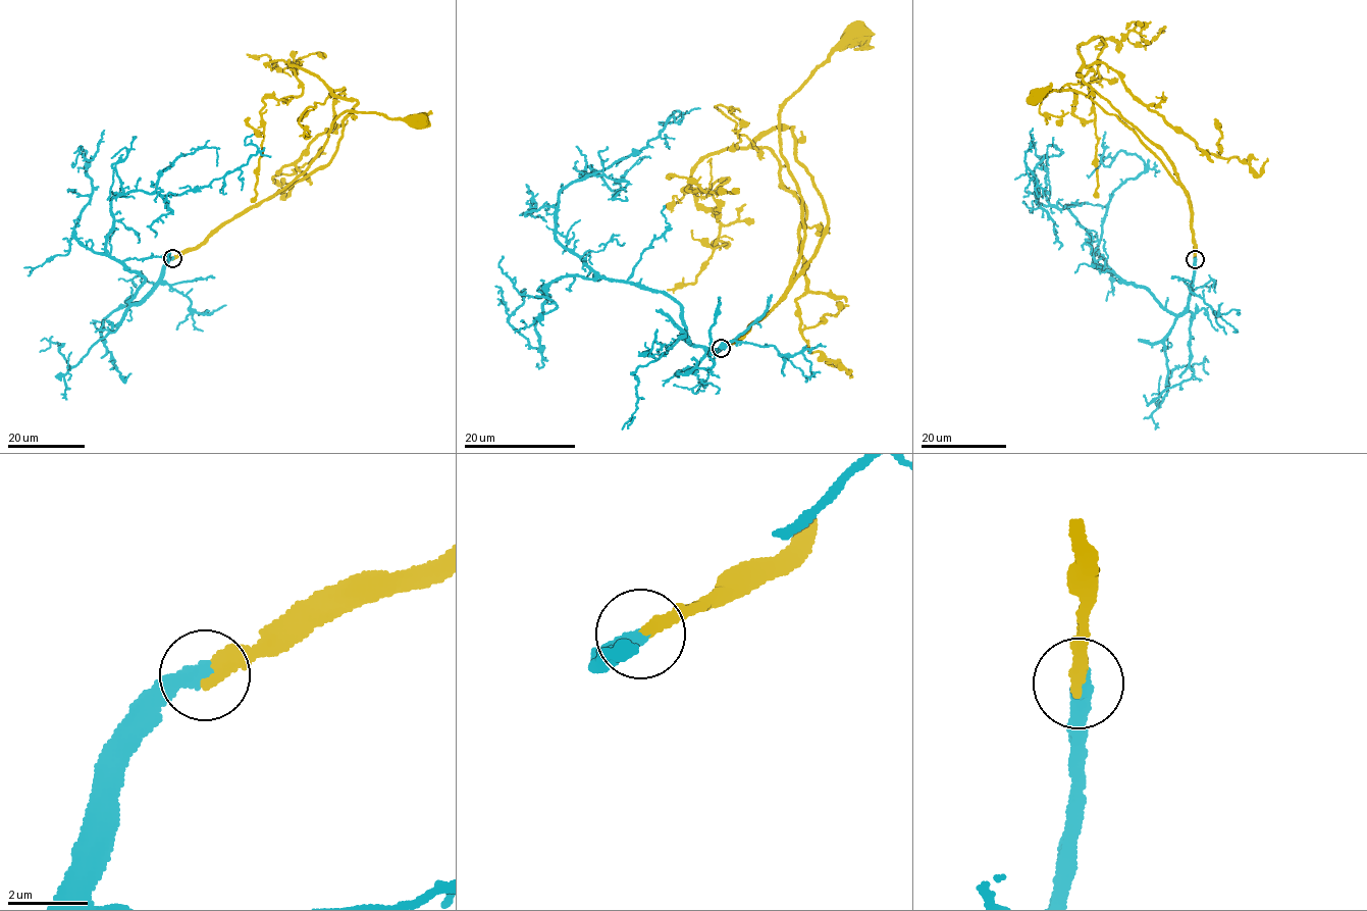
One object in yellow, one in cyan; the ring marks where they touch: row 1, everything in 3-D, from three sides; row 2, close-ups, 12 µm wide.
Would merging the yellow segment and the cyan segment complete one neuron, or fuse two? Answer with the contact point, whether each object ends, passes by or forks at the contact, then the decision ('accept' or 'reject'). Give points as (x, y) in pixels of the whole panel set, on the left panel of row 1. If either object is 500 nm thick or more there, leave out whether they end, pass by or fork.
(172, 258) | yellow ends | cyan ends | accept

